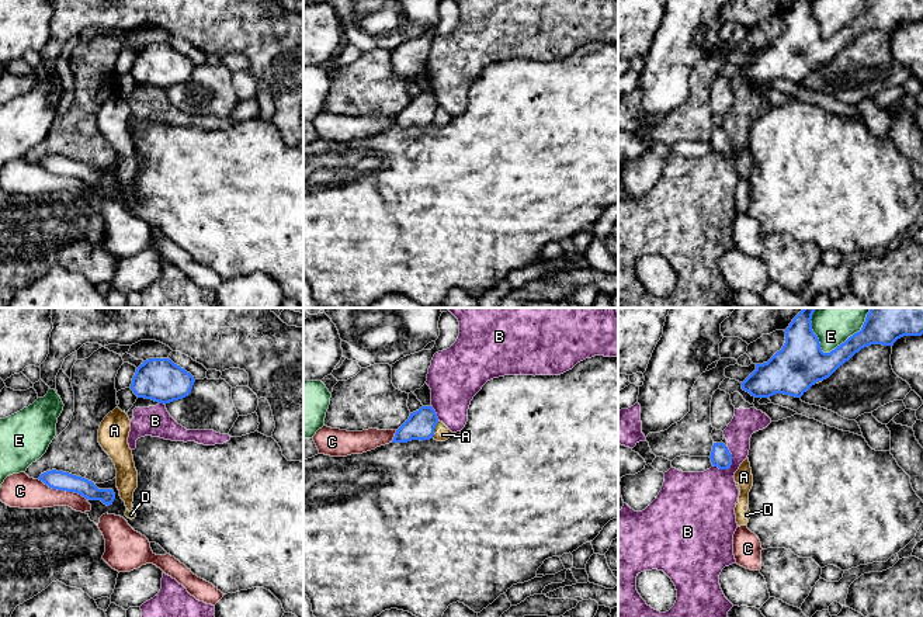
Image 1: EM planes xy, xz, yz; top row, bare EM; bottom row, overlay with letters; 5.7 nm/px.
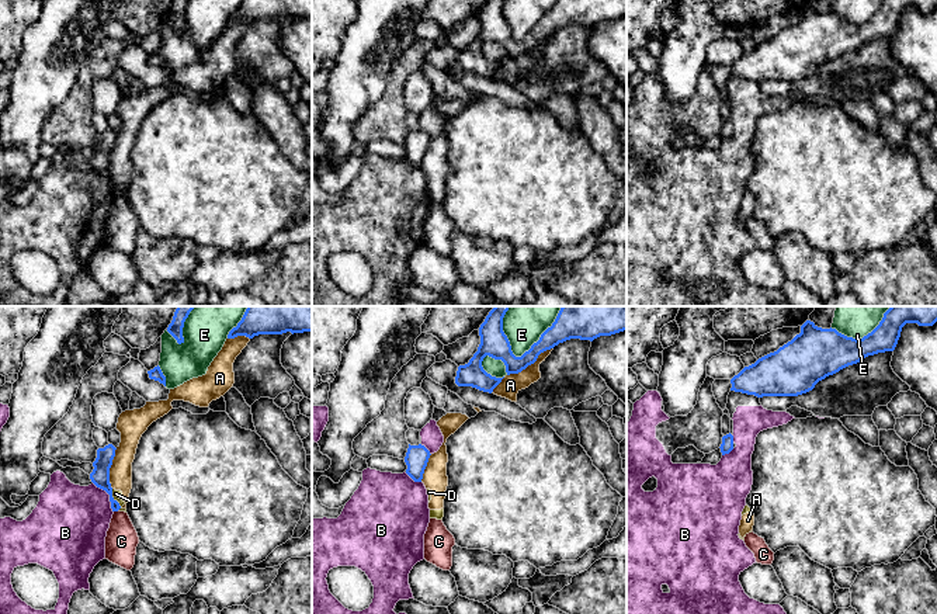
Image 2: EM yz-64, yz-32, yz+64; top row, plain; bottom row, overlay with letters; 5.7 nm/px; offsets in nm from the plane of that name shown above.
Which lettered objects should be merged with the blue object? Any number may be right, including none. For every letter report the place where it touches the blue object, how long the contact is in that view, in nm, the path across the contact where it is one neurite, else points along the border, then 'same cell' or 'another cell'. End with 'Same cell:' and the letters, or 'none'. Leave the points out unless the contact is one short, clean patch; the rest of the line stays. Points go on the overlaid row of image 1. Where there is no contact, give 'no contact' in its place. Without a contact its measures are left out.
A: xz (433, 434) | 30 nm | another cell
B: yz (731, 461) | 150 nm | another cell
C: xy (62, 489) | 300 nm | another cell
D: xz (434, 427) | 90 nm | along xz (439, 420), (433, 433) | another cell
E: yz (850, 336) | 380 nm | another cell
Same cell: none

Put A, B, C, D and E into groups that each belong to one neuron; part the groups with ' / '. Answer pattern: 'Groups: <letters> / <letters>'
Groups: A D / B / C / E

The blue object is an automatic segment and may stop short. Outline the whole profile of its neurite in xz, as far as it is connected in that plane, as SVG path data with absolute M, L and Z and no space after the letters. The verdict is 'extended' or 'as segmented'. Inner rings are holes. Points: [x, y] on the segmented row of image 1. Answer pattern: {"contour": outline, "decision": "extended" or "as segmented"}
{"contour": "M421 406L410 413L409 419L396 430L392 443L407 443L412 440L430 440L438 417L433 406Z", "decision": "as segmented"}

